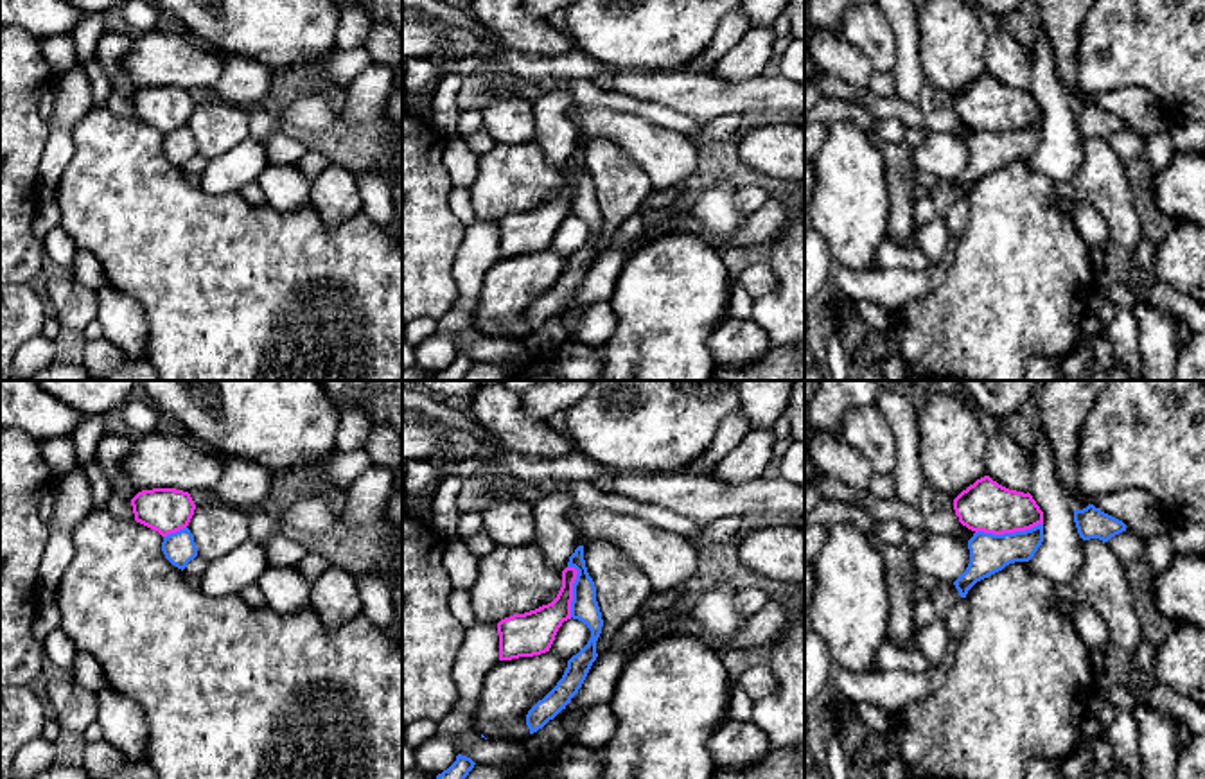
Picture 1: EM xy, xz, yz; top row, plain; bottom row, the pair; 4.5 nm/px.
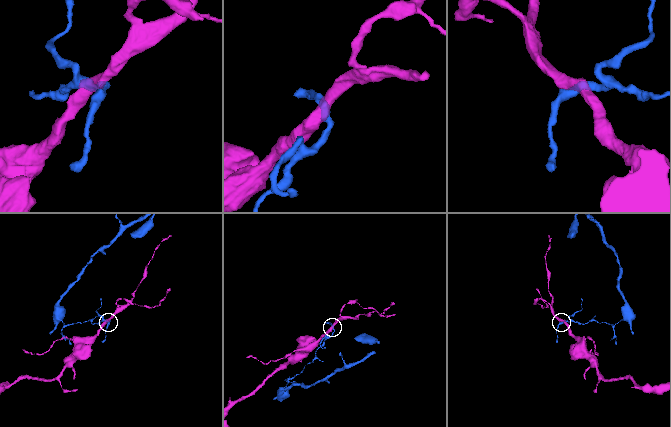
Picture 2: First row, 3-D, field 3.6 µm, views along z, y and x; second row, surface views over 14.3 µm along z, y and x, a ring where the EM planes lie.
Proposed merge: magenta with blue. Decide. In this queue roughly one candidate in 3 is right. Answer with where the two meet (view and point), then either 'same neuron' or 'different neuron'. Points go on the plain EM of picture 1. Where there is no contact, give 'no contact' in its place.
yz (1008, 130) | different neuron

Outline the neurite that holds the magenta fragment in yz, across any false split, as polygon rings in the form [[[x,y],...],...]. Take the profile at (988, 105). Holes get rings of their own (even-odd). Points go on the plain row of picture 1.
[[[990,74],[963,88],[954,108],[959,120],[975,131],[1004,133],[1043,122],[1043,109],[1029,90],[1009,88]]]

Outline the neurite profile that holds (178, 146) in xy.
[[[189,126],[163,135],[162,149],[165,156],[181,169],[198,154],[194,133]]]

